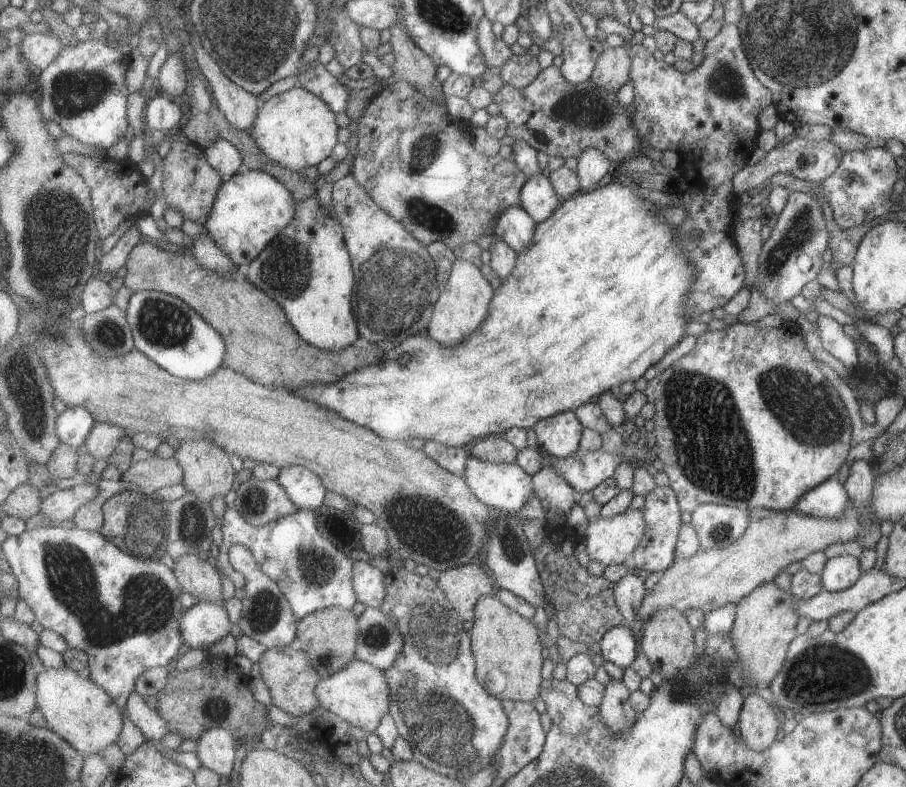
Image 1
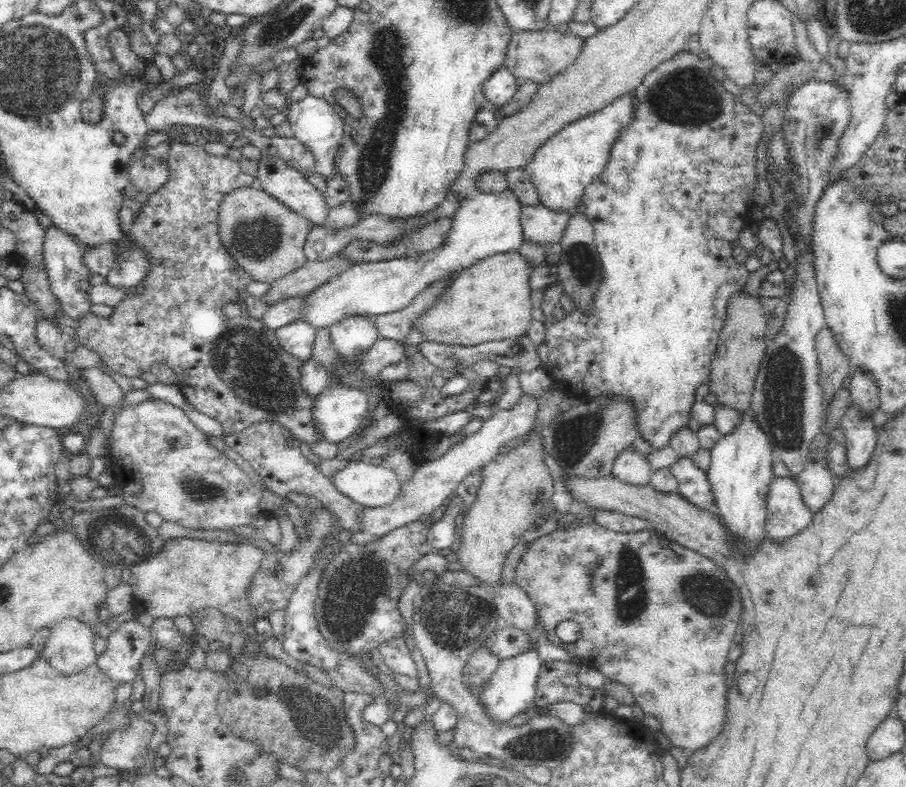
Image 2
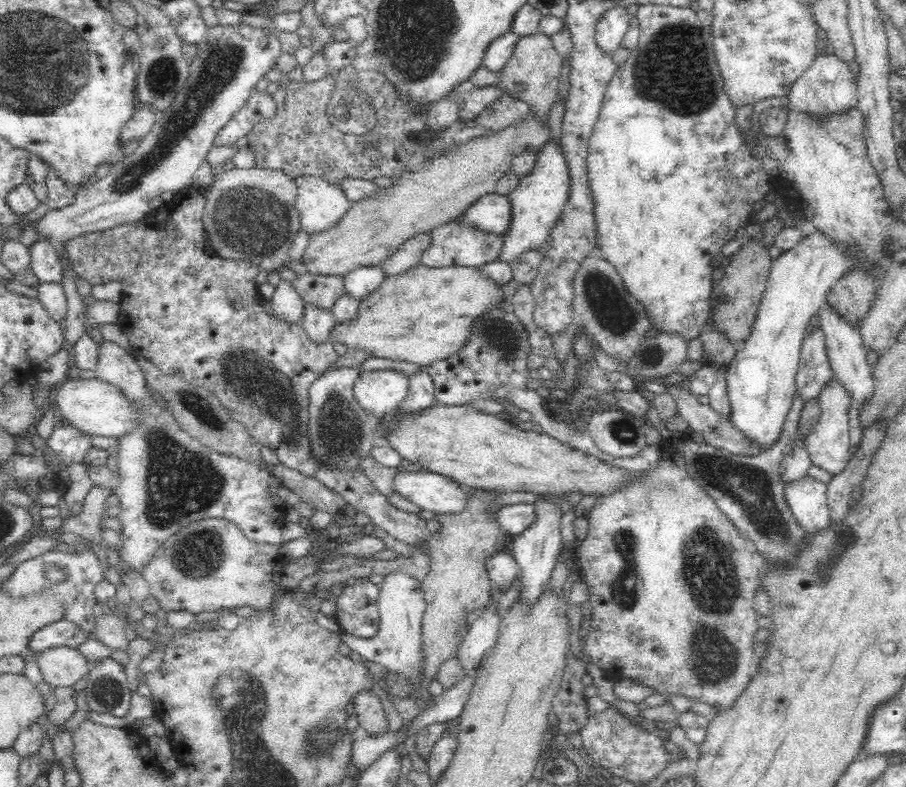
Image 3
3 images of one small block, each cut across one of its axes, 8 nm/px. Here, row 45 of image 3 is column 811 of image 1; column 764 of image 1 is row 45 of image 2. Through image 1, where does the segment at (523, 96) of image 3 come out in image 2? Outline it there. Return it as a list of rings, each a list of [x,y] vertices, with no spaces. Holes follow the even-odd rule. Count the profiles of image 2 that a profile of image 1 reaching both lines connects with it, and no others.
[[[546,28],[542,30],[513,30],[505,56],[504,65],[512,72],[512,75],[519,81],[531,81],[539,86],[544,83],[550,83],[563,69],[574,64],[580,50],[584,46],[582,37],[572,34],[569,30],[565,33],[557,31],[555,28]]]

